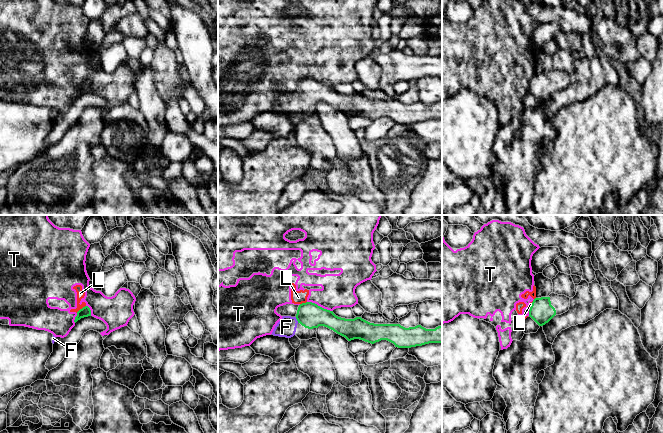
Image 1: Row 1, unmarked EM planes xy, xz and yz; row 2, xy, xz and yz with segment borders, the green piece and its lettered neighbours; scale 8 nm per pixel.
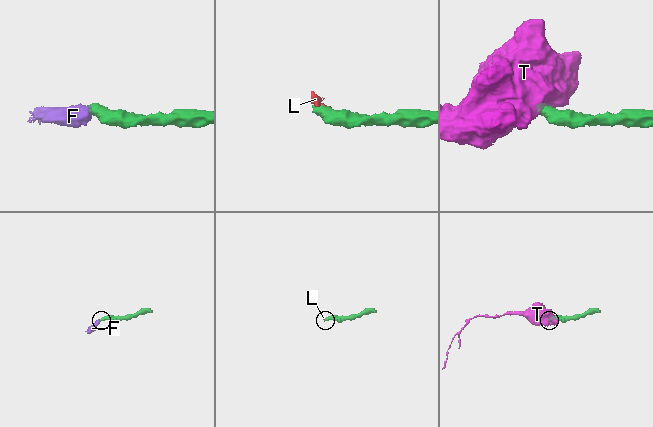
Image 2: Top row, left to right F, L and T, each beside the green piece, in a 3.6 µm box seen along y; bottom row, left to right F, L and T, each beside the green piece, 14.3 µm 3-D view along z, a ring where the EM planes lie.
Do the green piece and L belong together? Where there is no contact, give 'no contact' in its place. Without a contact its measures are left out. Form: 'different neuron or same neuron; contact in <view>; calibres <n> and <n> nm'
different neuron; contact in xy; calibres 80 and 60 nm

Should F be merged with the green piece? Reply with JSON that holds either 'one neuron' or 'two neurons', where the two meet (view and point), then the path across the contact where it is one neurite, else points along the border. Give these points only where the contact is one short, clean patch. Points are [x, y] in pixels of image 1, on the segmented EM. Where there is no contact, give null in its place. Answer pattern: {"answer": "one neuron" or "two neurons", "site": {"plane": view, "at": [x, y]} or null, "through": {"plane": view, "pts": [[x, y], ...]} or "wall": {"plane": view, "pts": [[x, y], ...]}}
{"answer": "one neuron", "site": {"plane": "xz", "at": [297, 320]}, "through": {"plane": "xz", "pts": [[310, 315], [303, 316], [297, 320], [286, 327]]}}

